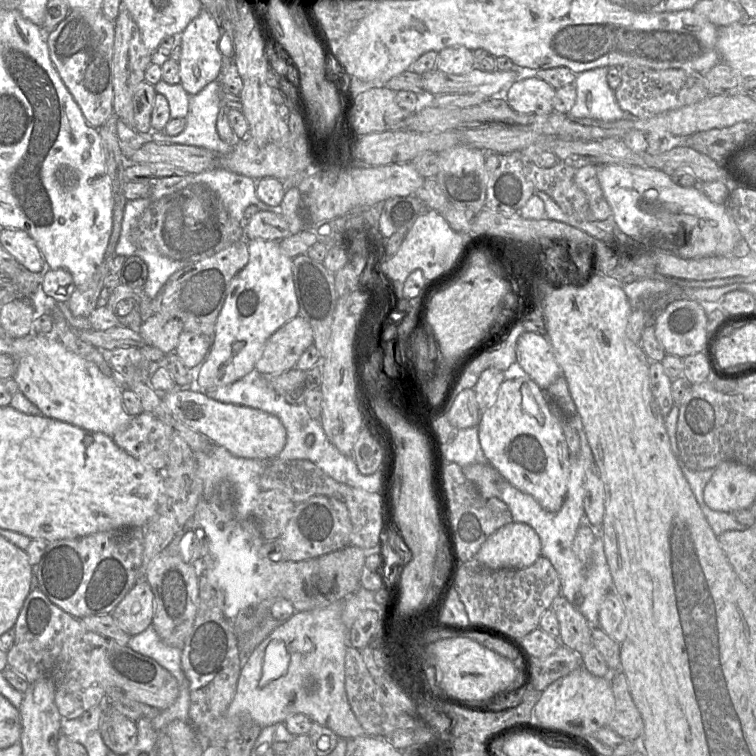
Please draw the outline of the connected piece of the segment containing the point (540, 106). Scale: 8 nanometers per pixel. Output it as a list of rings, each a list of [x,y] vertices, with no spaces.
[[[529,77],[513,83],[504,98],[512,109],[527,115],[548,115],[554,111],[555,91],[550,84],[538,77]]]

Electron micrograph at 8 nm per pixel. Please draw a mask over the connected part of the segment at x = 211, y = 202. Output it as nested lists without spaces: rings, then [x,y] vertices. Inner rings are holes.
[[[190,184],[153,200],[132,230],[137,246],[185,262],[208,258],[240,240],[245,240],[241,222],[230,215],[217,193],[203,184]]]

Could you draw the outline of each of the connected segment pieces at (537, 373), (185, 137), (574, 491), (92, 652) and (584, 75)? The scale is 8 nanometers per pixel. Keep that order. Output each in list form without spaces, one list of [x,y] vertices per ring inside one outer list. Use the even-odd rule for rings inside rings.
[[[525,331],[520,336],[517,358],[524,373],[543,390],[547,390],[562,376],[562,369],[549,340],[540,334]]]
[[[213,81],[197,94],[189,95],[185,129],[171,136],[162,131],[153,131],[153,140],[159,143],[206,148],[220,154],[231,152],[233,147],[219,137],[216,129],[217,116],[221,108],[220,91],[219,81]]]
[[[580,415],[565,416],[577,430],[580,437],[580,452],[570,466],[567,493],[564,502],[557,512],[549,512],[529,494],[522,492],[505,480],[500,483],[499,498],[510,509],[513,522],[525,523],[538,534],[541,542],[542,555],[550,560],[561,581],[561,595],[570,604],[580,611],[588,621],[590,630],[601,628],[599,622],[599,609],[607,593],[614,590],[613,579],[604,552],[603,539],[600,529],[596,531],[596,538],[592,545],[591,555],[586,563],[581,563],[573,551],[573,545],[578,527],[585,521],[584,515],[584,479],[594,464],[594,457],[588,442],[586,432]],[[576,595],[582,597],[581,605],[577,605]]]
[[[33,585],[26,597],[14,632],[14,643],[7,651],[8,667],[23,676],[29,684],[40,678],[51,680],[55,687],[55,704],[63,720],[80,718],[90,708],[101,705],[106,692],[113,688],[120,688],[128,697],[161,711],[172,706],[178,697],[178,682],[168,670],[127,645],[86,628],[79,619],[53,604],[37,586]]]
[[[594,68],[576,75],[574,85],[577,98],[568,113],[571,118],[591,118],[606,122],[635,118],[619,106],[615,91],[607,81],[608,69]]]

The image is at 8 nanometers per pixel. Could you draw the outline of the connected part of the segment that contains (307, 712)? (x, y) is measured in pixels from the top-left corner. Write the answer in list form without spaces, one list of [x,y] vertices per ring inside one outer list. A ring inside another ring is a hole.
[[[343,601],[306,612],[296,612],[279,625],[252,651],[242,665],[235,696],[226,713],[203,728],[199,738],[207,745],[225,745],[238,730],[239,719],[247,717],[261,727],[284,723],[294,714],[303,714],[314,723],[329,728],[340,738],[367,736],[357,720],[345,691],[345,654],[348,630],[342,621]]]

